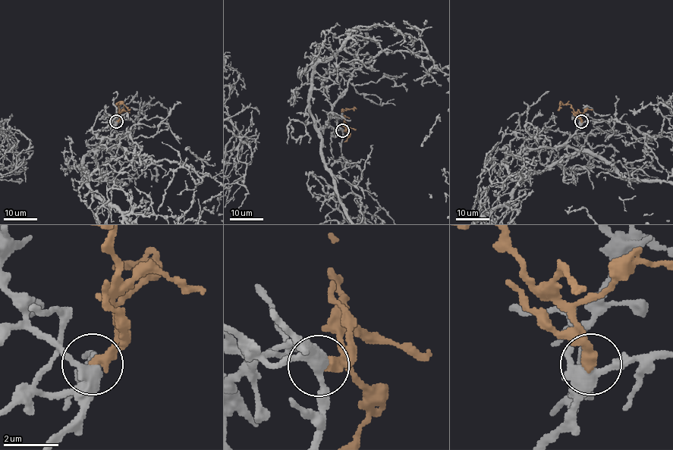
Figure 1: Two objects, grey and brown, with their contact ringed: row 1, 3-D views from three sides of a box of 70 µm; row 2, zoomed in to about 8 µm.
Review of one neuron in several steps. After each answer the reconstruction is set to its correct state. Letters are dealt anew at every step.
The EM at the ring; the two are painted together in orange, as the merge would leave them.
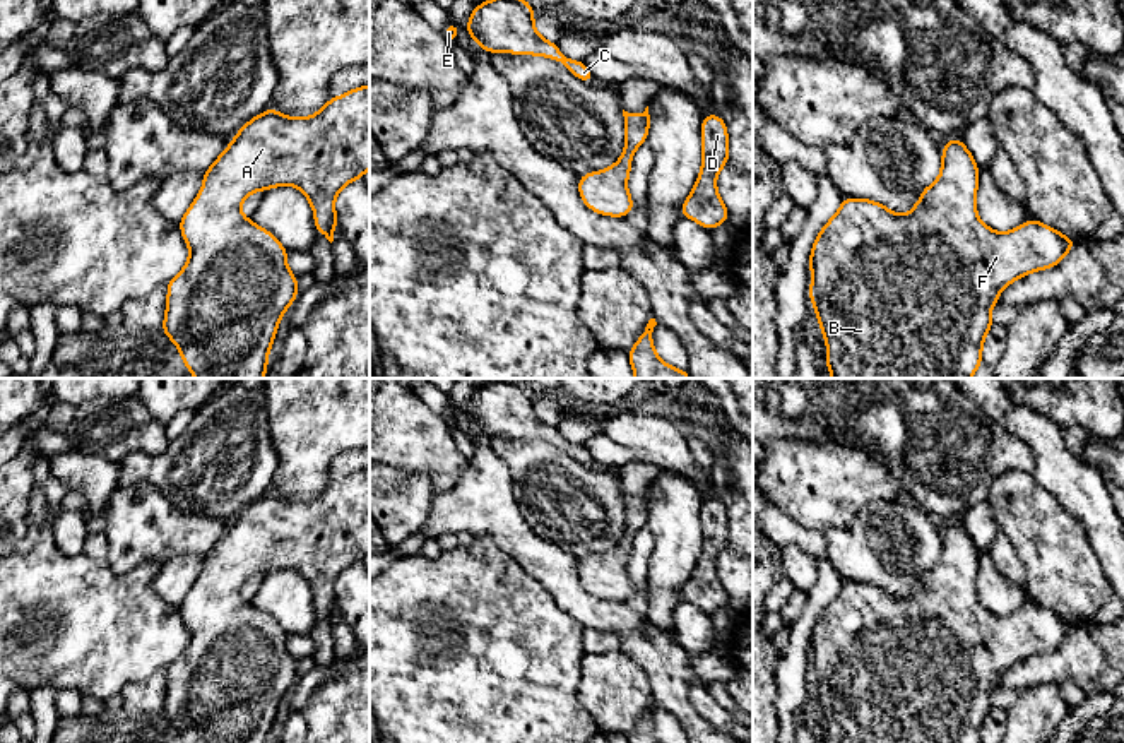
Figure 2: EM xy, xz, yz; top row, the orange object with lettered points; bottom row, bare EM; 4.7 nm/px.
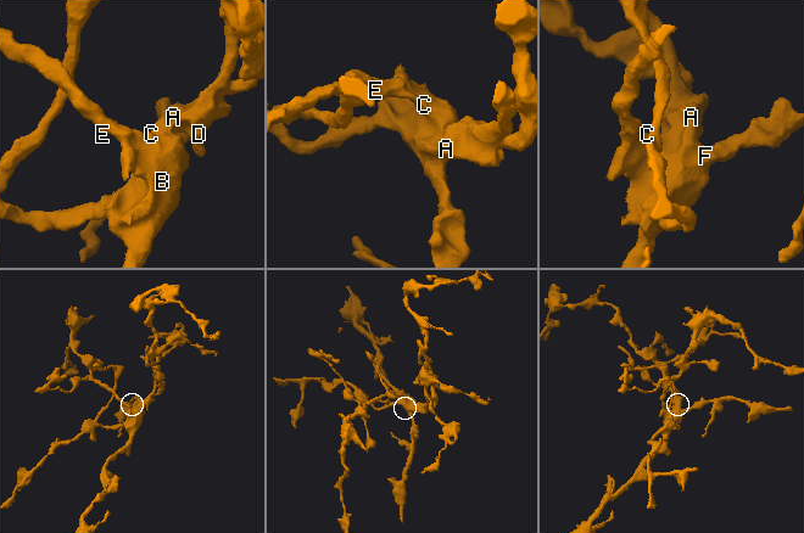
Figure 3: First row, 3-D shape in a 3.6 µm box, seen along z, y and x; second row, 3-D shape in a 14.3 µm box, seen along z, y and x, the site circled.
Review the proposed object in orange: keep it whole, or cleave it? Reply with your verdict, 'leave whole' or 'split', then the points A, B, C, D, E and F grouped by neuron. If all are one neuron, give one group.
leave whole | A B C D E F

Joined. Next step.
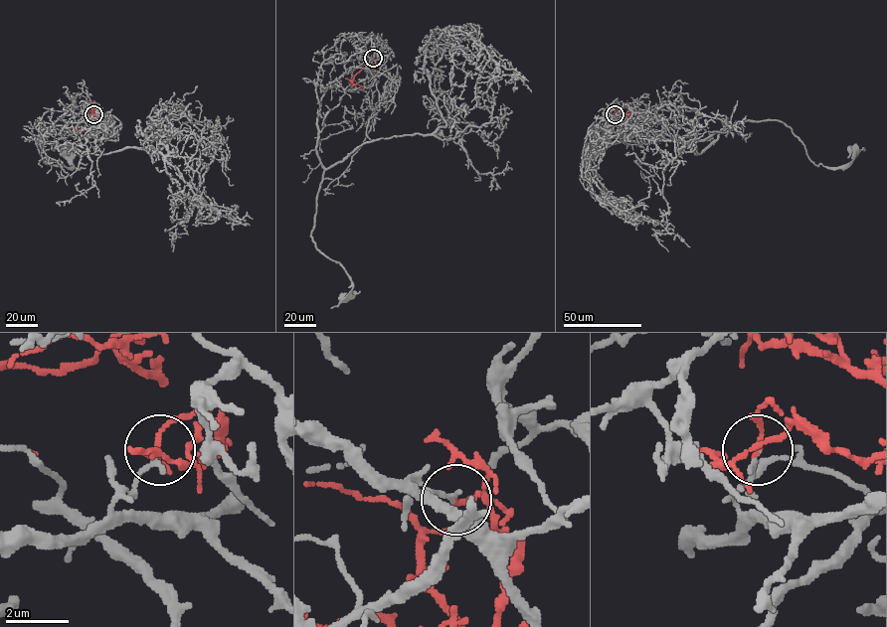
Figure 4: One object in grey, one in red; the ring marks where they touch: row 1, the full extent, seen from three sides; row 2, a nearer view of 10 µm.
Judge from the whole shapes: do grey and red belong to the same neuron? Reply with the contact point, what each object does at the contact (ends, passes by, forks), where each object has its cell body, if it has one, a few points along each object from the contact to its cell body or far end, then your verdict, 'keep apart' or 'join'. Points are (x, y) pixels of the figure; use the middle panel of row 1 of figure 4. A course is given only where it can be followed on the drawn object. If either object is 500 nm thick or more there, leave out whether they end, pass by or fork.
place (373, 58); grey ends; red ends; soma grey (346, 297); soma red none; course grey (372, 58), (351, 56), (322, 96), (317, 117), (316, 154), (324, 171), (312, 239), (353, 283), (345, 297); course red (372, 58), (374, 66), (367, 66), (354, 77), (353, 83), (364, 89); keep apart

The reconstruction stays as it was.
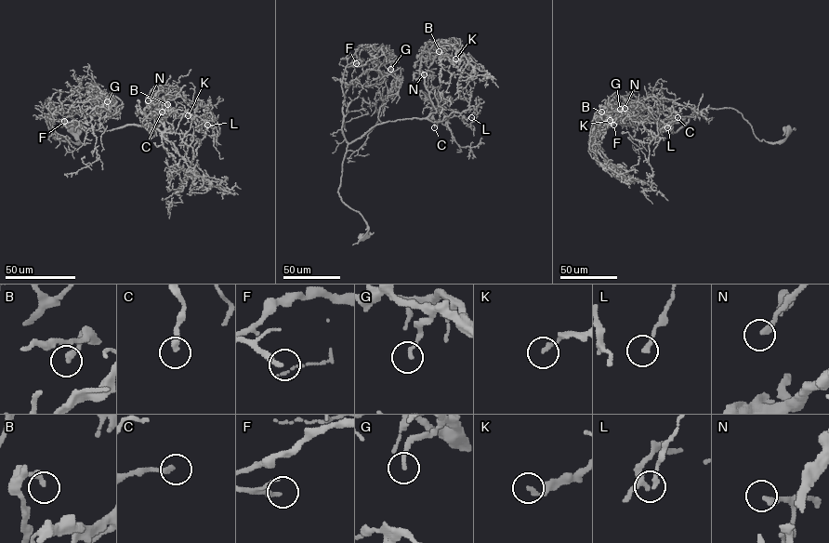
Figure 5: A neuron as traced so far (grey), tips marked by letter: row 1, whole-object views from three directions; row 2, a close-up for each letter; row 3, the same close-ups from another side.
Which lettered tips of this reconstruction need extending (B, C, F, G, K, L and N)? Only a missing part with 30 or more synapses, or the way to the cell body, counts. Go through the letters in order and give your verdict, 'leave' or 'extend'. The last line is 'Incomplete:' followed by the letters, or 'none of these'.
B: leave
C: leave
F: extend
G: leave
K: leave
L: leave
N: extend
Incomplete: F, N

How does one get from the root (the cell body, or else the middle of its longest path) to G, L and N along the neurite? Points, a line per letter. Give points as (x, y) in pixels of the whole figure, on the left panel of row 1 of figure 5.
G: (73, 127), (79, 142), (56, 138), (46, 100), (89, 130), (98, 129), (92, 115), (107, 101)
L: (73, 127), (79, 142), (56, 138), (46, 100), (89, 130), (155, 128), (170, 112), (207, 125)
N: (73, 127), (79, 142), (56, 138), (46, 100), (100, 131), (156, 128), (148, 100)

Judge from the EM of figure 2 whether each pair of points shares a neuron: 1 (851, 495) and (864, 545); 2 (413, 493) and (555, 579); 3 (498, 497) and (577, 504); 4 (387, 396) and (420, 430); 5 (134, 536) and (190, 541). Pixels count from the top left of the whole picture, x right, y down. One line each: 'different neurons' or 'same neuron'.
1: different neurons
2: different neurons
3: different neurons
4: same neuron
5: same neuron

